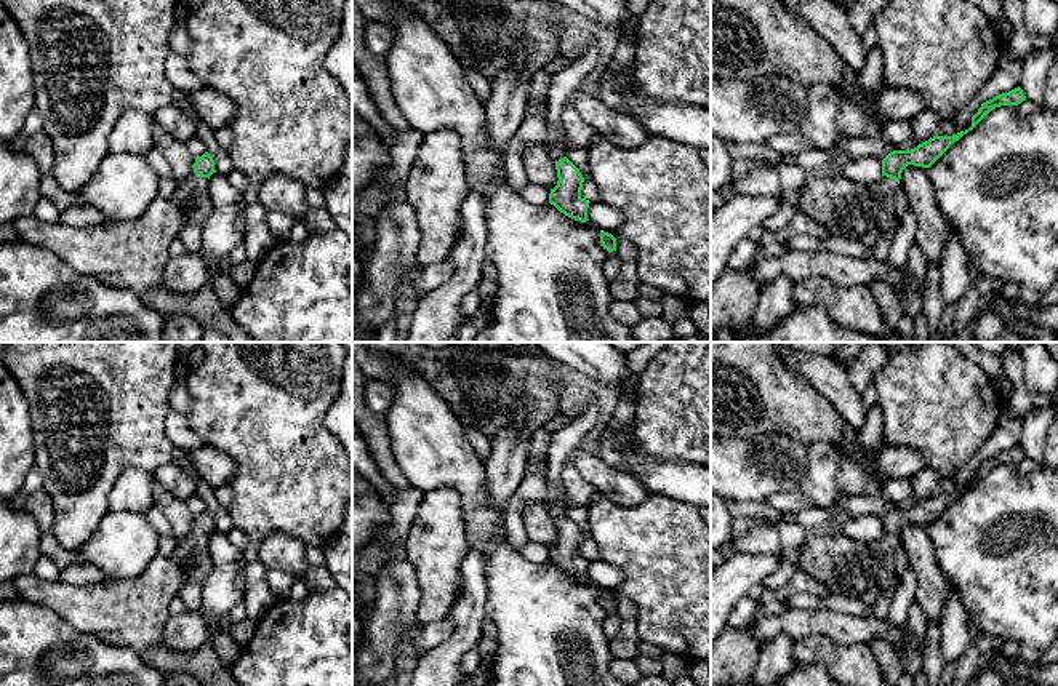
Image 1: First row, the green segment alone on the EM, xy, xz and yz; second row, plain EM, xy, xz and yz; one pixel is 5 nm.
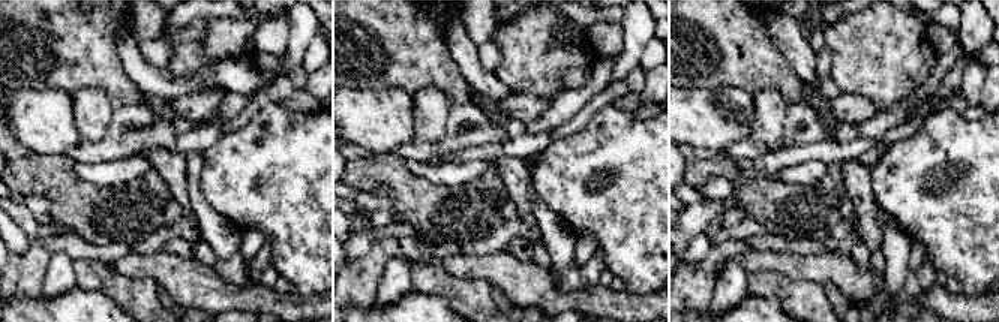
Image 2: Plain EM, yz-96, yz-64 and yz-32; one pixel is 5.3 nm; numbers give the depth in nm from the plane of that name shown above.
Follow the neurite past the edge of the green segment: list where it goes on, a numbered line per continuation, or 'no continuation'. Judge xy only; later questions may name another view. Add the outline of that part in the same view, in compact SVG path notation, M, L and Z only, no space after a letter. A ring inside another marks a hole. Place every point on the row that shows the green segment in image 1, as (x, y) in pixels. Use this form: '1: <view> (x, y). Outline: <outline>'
1: xy (191, 194). Outline: M195 173L178 182L171 200L184 209L184 227L203 227L208 221L211 221L214 206L208 193L208 184L208 177L202 177Z

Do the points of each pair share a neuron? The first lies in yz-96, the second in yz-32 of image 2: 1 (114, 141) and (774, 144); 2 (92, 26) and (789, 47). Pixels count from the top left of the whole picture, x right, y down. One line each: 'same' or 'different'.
1: different
2: different

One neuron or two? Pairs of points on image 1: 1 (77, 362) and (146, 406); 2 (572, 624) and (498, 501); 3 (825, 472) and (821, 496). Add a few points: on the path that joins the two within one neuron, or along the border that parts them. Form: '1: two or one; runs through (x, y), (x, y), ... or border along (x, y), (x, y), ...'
1: one; runs through (95, 371), (120, 397), (128, 398)
2: two; border along (485, 482), (488, 499), (503, 517)
3: one; runs through (821, 478), (821, 490)

